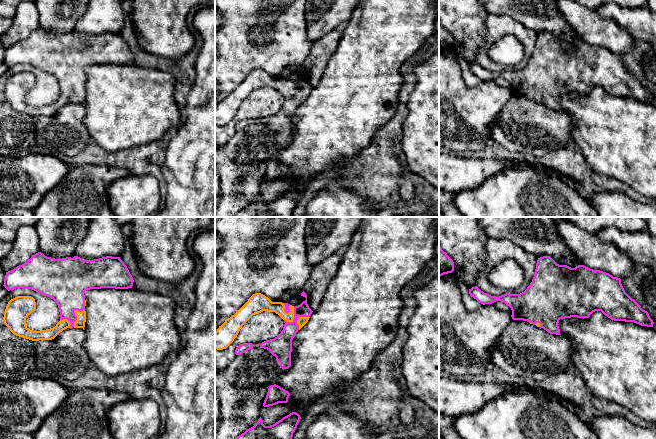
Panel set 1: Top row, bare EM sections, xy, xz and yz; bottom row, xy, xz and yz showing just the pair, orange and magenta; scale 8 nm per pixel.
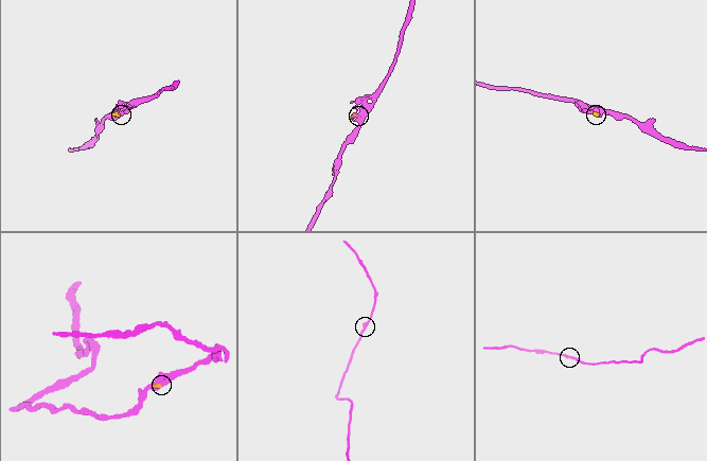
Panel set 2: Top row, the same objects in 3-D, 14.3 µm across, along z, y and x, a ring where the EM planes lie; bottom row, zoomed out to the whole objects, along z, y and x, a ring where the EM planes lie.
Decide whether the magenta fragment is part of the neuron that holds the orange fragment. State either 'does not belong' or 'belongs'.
belongs

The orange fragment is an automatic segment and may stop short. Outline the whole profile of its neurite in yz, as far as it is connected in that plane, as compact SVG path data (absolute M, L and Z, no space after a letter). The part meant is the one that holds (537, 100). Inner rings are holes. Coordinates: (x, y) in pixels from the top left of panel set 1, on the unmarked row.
M550 32L538 34L532 58L520 70L506 69L496 73L484 69L477 62L469 65L469 70L483 81L502 77L511 84L513 96L527 97L556 111L560 111L560 95L589 94L595 87L601 87L614 97L634 98L647 103L653 103L654 100L648 88L625 68L620 54L584 41L575 44L559 41Z

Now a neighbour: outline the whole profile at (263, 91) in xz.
M263 87L253 91L226 125L215 125L215 144L227 144L236 131L236 124L241 120L274 115L281 109L284 100L284 96L275 88Z

